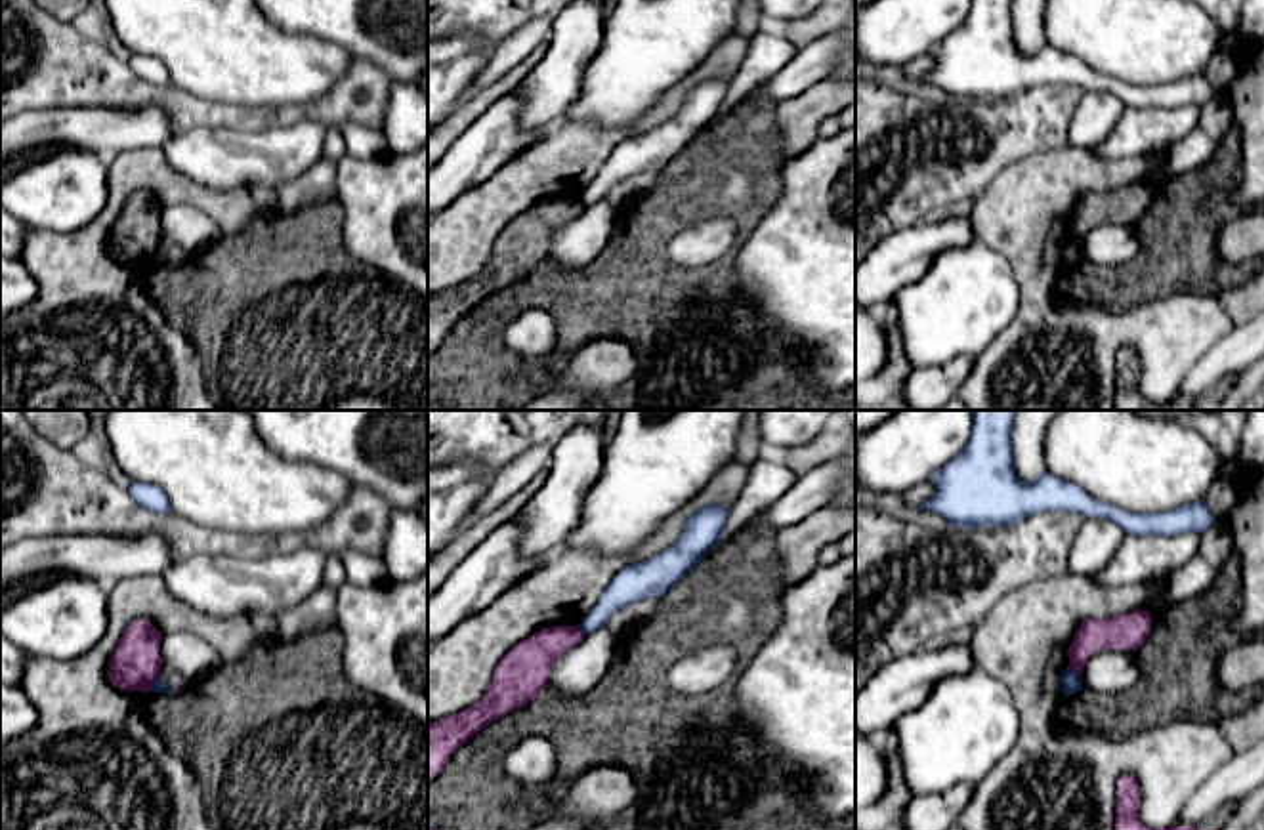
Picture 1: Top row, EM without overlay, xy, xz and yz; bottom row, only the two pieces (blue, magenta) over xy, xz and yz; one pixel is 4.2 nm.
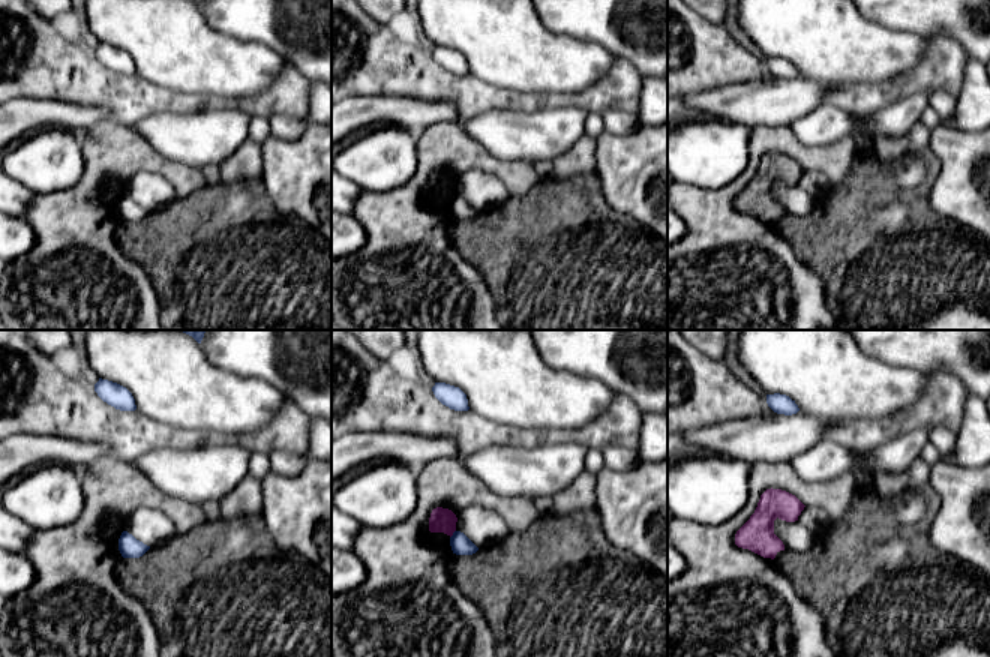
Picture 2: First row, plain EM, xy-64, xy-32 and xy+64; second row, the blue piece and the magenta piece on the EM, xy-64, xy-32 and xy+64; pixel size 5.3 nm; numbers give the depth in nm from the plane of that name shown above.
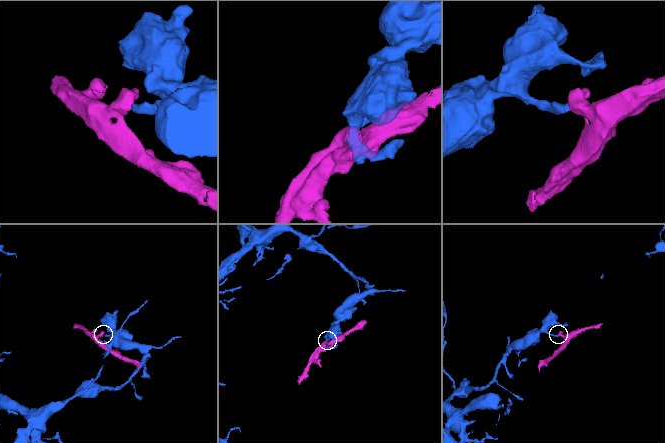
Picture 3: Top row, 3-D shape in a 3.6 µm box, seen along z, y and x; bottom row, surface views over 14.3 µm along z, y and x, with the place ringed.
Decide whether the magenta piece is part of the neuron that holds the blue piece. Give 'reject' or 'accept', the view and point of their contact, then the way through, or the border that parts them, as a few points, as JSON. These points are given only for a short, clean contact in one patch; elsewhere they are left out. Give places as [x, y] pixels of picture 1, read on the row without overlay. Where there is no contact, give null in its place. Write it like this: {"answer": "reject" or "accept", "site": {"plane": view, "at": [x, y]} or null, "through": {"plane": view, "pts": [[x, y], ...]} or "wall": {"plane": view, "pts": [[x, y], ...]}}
{"answer": "reject", "site": {"plane": "xy", "at": [155, 254]}, "wall": {"plane": "xy", "pts": [[159, 245], [151, 262]]}}

